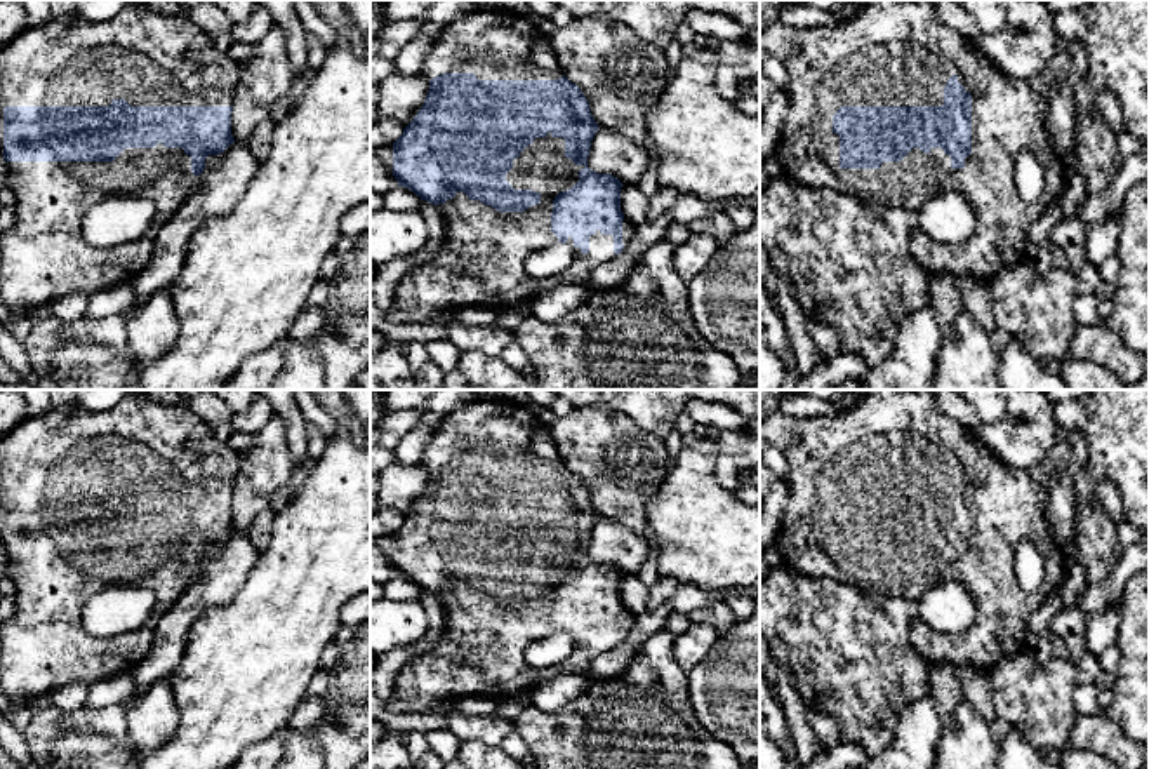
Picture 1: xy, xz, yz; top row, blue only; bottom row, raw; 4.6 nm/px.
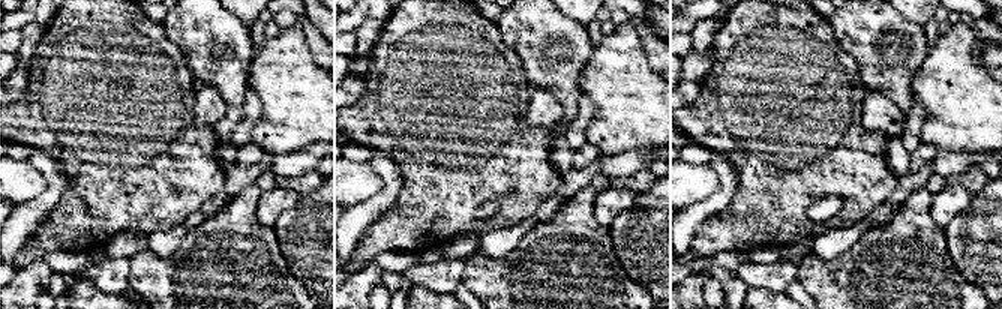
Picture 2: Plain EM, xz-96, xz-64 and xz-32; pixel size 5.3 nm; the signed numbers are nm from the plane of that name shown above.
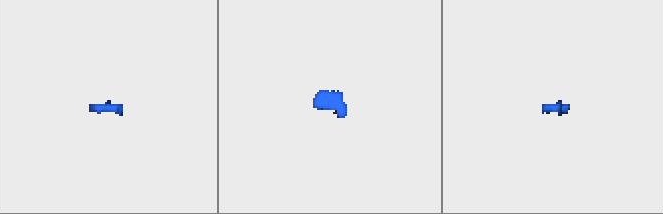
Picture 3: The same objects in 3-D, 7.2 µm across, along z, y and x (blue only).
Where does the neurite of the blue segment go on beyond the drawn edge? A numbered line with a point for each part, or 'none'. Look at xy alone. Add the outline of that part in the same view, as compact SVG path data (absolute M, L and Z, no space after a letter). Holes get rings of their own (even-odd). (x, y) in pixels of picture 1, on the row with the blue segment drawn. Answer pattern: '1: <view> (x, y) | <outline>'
1: xy (150, 60) | M132 5L106 21L89 21L76 14L50 19L40 26L24 28L0 49L0 153L3 153L3 108L5 106L110 106L113 99L125 99L130 106L233 106L235 90L242 77L238 54L222 52L214 37L200 30L191 19L163 16L144 5Z

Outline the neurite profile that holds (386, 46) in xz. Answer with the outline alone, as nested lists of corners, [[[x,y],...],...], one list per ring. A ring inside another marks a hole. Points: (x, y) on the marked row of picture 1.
[[[422,21],[388,23],[375,38],[370,38],[370,59],[395,63],[398,52],[419,35],[421,28]]]

